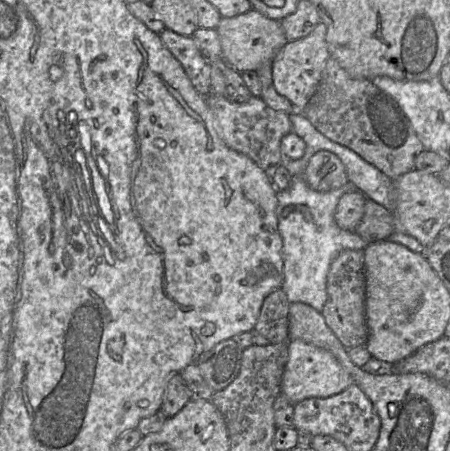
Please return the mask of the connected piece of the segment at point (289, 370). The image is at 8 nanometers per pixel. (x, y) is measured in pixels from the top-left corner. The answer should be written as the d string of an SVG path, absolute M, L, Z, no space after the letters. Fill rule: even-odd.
M288 340L289 357L281 383L281 394L292 404L308 398L327 398L354 384L353 378L328 351L302 340Z

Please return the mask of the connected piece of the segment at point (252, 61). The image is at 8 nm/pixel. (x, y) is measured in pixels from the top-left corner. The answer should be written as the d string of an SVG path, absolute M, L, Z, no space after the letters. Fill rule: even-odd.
M254 9L235 17L222 17L216 30L220 36L222 59L239 72L256 71L265 62L273 60L288 42L280 21L269 19Z

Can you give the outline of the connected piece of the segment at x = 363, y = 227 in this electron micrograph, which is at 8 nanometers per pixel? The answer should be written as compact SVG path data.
M367 199L364 215L354 231L369 244L387 239L395 231L392 212Z

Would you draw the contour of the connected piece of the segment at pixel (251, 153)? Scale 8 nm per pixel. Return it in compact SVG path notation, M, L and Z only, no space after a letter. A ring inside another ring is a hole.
M211 93L204 97L213 113L215 128L228 147L246 155L264 171L283 164L280 143L283 136L292 131L289 114L270 108L260 97L253 95L243 103Z

